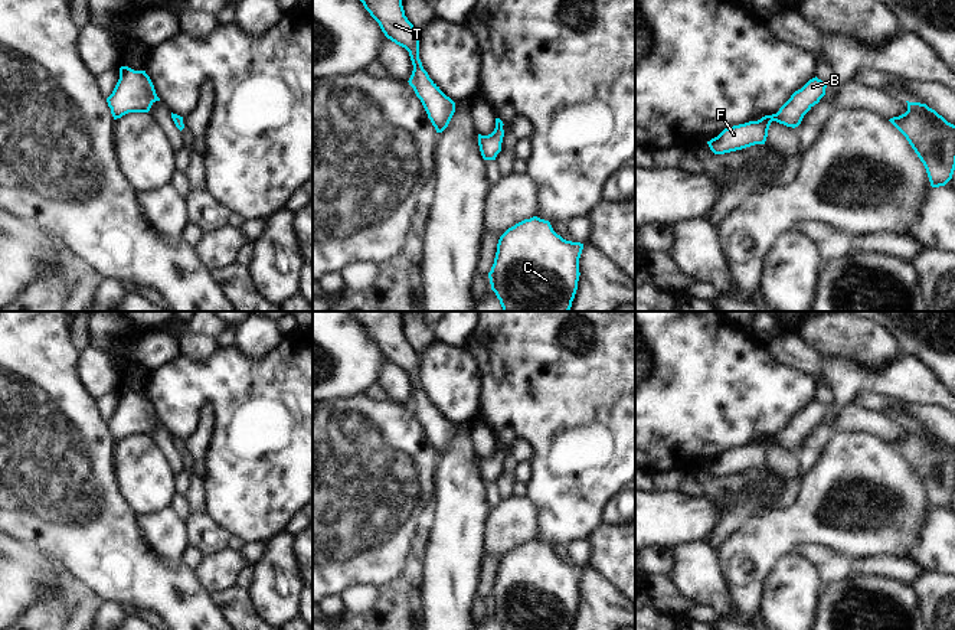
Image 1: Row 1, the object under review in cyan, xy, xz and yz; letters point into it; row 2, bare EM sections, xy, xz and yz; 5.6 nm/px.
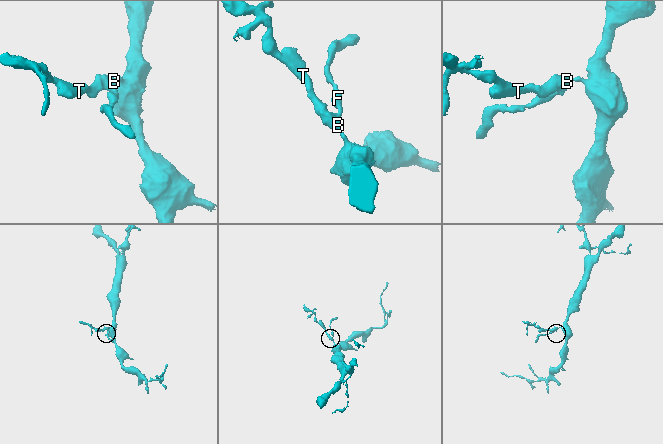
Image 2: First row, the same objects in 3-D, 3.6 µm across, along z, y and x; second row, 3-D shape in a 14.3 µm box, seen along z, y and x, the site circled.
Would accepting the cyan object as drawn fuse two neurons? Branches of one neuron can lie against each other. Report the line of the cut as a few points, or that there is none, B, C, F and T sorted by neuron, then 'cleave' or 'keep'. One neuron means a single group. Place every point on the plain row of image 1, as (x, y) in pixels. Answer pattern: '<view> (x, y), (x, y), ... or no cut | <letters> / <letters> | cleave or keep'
no cut | B C F T | keep

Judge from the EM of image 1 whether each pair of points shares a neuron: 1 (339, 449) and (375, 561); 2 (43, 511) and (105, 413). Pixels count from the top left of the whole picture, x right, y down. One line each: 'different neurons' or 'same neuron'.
1: same neuron
2: different neurons

